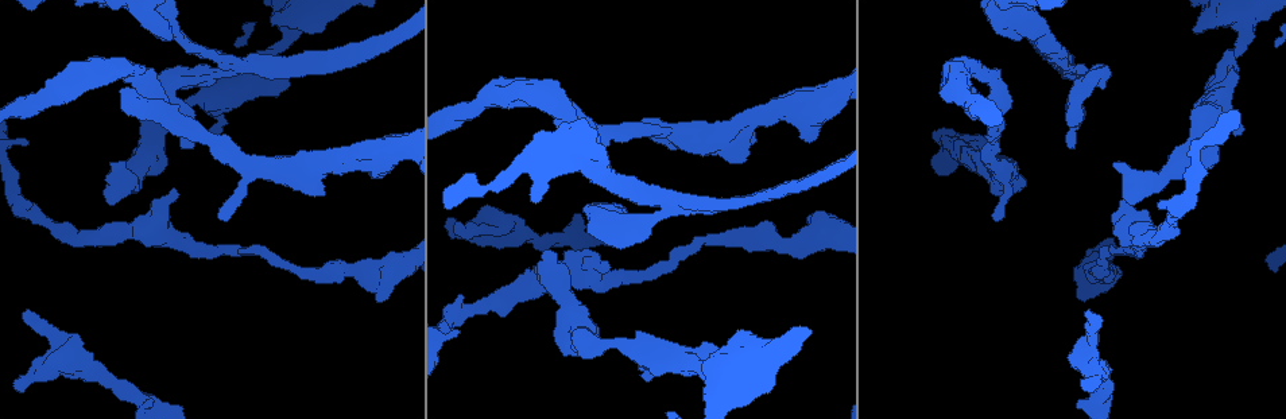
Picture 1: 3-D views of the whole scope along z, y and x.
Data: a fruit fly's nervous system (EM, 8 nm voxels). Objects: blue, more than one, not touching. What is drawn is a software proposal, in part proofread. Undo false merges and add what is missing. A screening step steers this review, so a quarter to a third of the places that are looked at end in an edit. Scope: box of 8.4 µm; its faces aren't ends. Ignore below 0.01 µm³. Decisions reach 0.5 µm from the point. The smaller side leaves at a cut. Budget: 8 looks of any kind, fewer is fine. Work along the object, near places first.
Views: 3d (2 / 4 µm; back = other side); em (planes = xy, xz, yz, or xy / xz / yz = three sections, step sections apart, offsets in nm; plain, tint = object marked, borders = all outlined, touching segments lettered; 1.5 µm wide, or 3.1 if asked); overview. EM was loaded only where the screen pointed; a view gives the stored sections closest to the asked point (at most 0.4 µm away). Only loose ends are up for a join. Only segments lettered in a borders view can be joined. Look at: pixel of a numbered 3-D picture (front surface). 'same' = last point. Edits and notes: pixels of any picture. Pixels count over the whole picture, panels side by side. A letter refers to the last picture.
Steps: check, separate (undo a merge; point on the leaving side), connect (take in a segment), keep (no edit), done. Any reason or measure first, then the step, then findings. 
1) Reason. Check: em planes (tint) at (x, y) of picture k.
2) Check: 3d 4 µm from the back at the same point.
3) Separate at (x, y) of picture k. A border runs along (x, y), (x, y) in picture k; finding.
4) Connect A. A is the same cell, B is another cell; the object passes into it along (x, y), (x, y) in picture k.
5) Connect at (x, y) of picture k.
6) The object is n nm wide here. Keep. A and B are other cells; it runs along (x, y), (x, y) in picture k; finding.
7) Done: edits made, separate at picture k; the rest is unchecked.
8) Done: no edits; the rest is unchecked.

An open end. Check: 3d 4 µm at (547, 249) of picture 1.

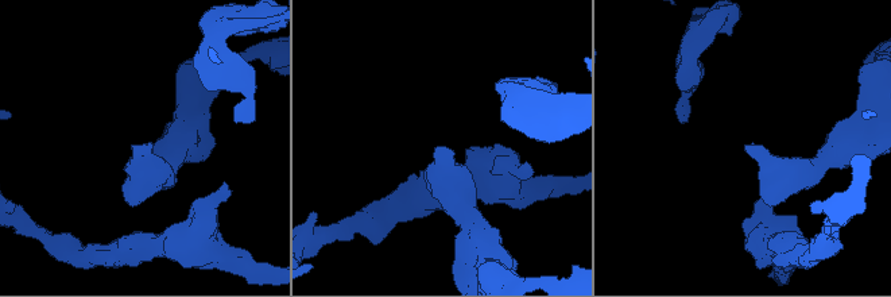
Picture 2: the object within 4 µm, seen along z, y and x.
Need the tissue. Check: em planes (borders) at (138, 144) of picture 2.

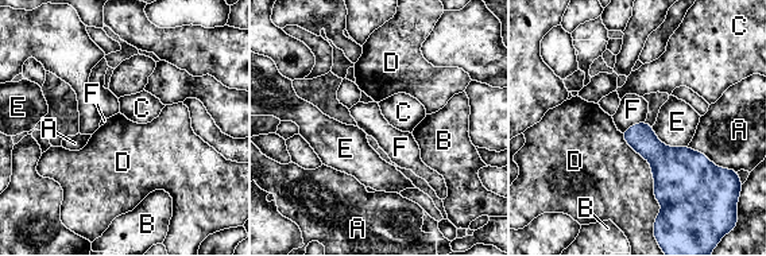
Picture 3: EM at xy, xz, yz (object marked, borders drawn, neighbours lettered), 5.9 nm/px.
The longest contact is with D, 550 nm. Keep. A, B, C, D, E and F are other cells; no lettered segment goes on from it.

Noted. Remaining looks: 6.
Branch stops here. Check: 3d 2 µm at (998, 215) of picture 1.

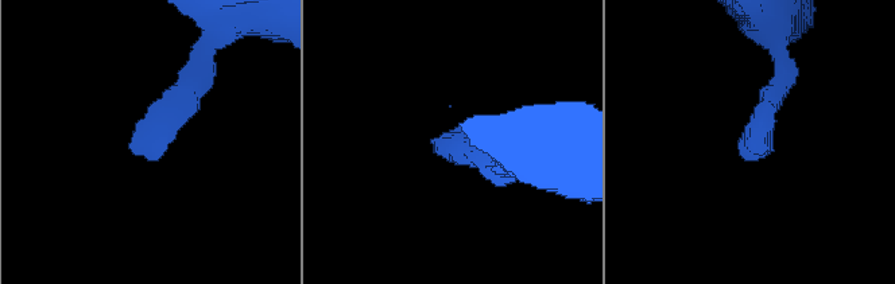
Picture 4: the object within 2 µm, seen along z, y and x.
Now the EM. Check: em xz step 4 (tint) at (758, 148) of picture 4.

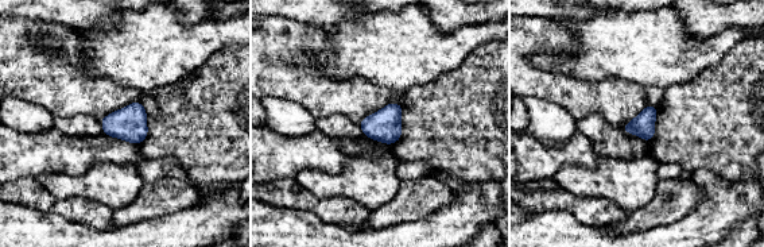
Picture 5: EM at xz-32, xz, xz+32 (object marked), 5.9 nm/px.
Check: em planes (borders) at the same point.

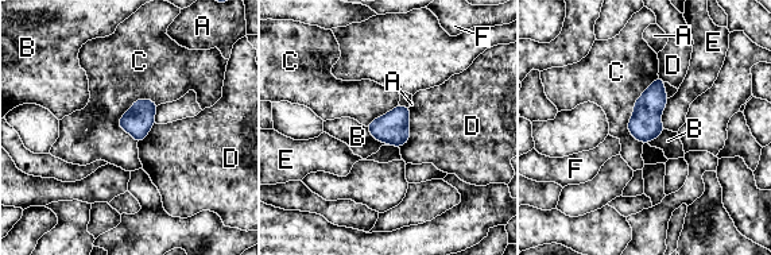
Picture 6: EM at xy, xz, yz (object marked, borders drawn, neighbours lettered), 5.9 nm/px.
Keep. A, B, C, D, E and F are other cells; none of them fits.

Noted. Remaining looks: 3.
Free end. Check: 3d 2 µm at (1235, 135) of picture 1.

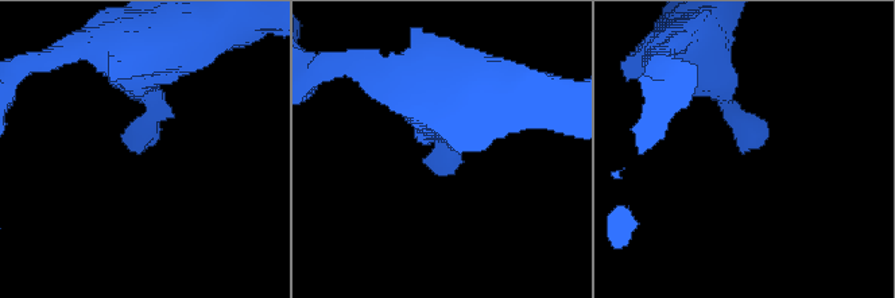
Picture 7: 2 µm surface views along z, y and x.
Check: em xy step 8 (borders) at (746, 150) of picture 7.

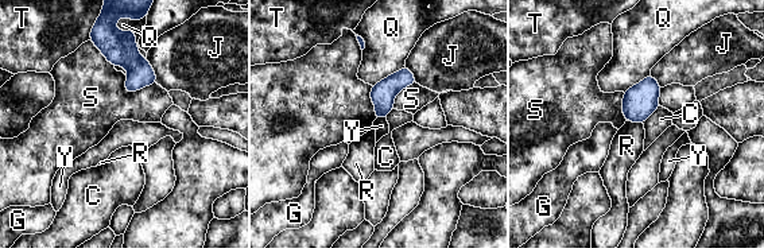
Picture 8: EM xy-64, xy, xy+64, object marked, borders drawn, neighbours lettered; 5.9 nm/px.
Check: em planes (borders) at the same point.

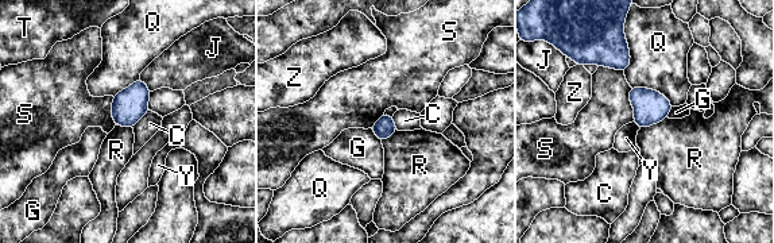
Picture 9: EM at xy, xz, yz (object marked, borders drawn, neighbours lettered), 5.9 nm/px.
Keep. C, G, J, Q, R, S, T, Y and Z are other cells; no lettered segment goes on from it.

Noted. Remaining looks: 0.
Done: no edits; the rest is unchecked.

